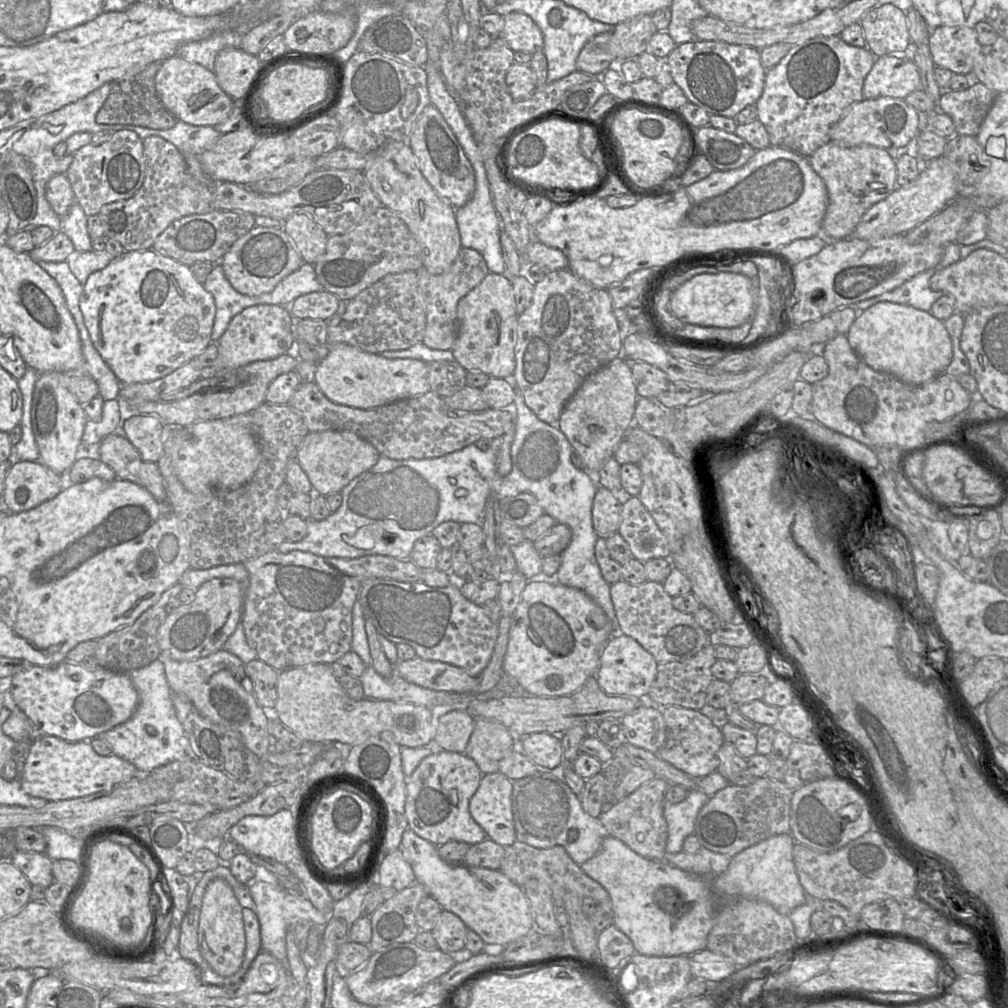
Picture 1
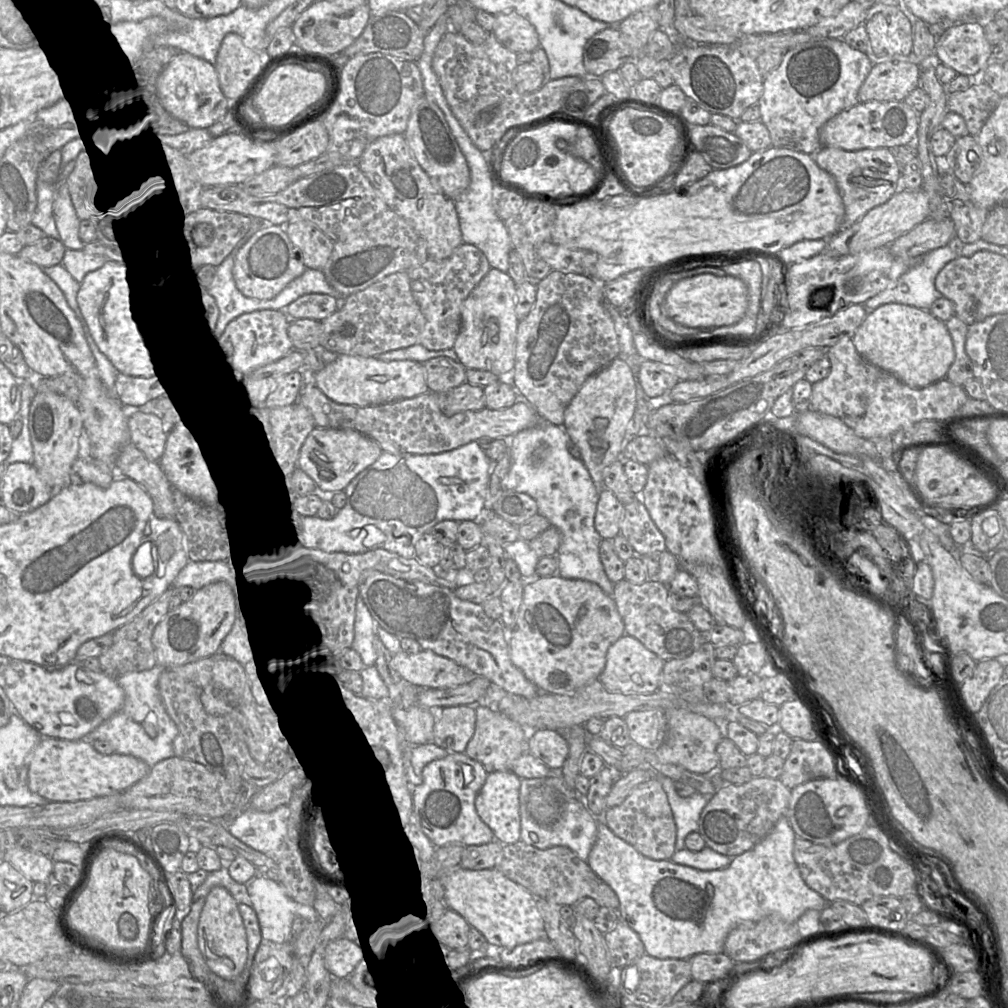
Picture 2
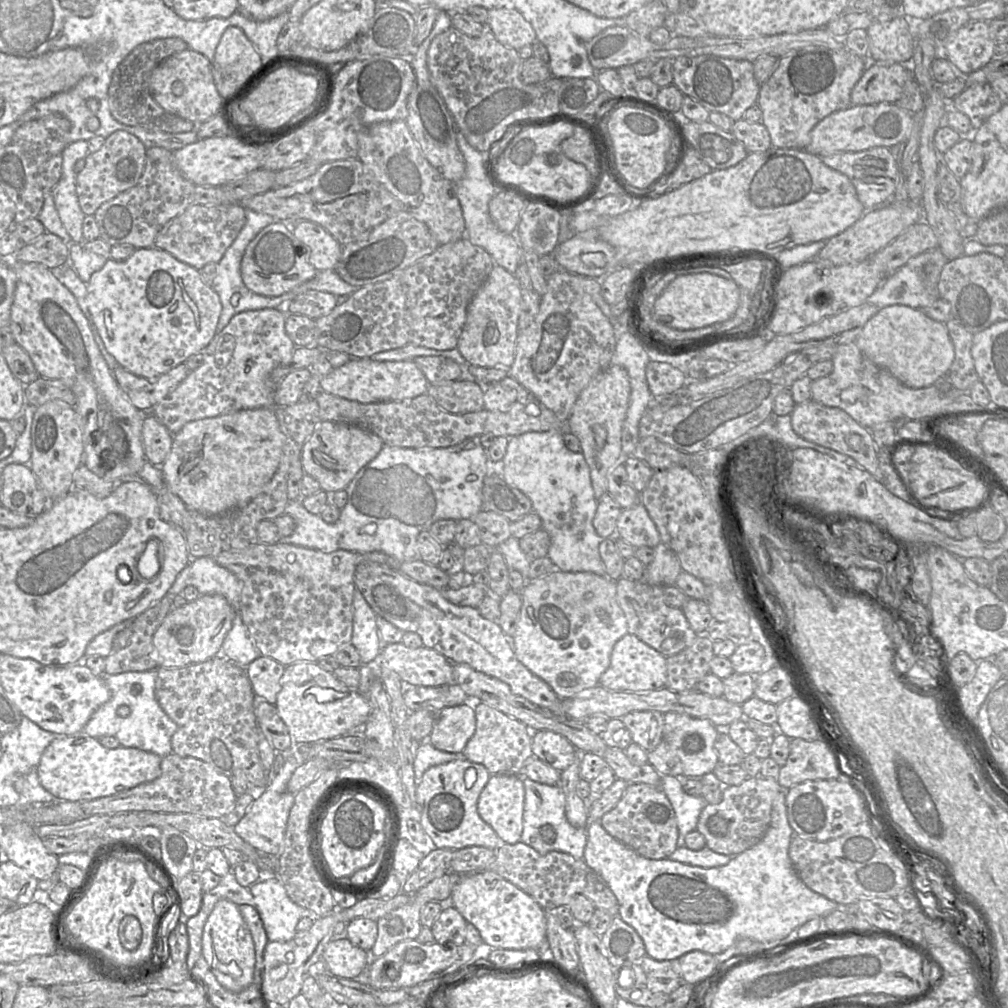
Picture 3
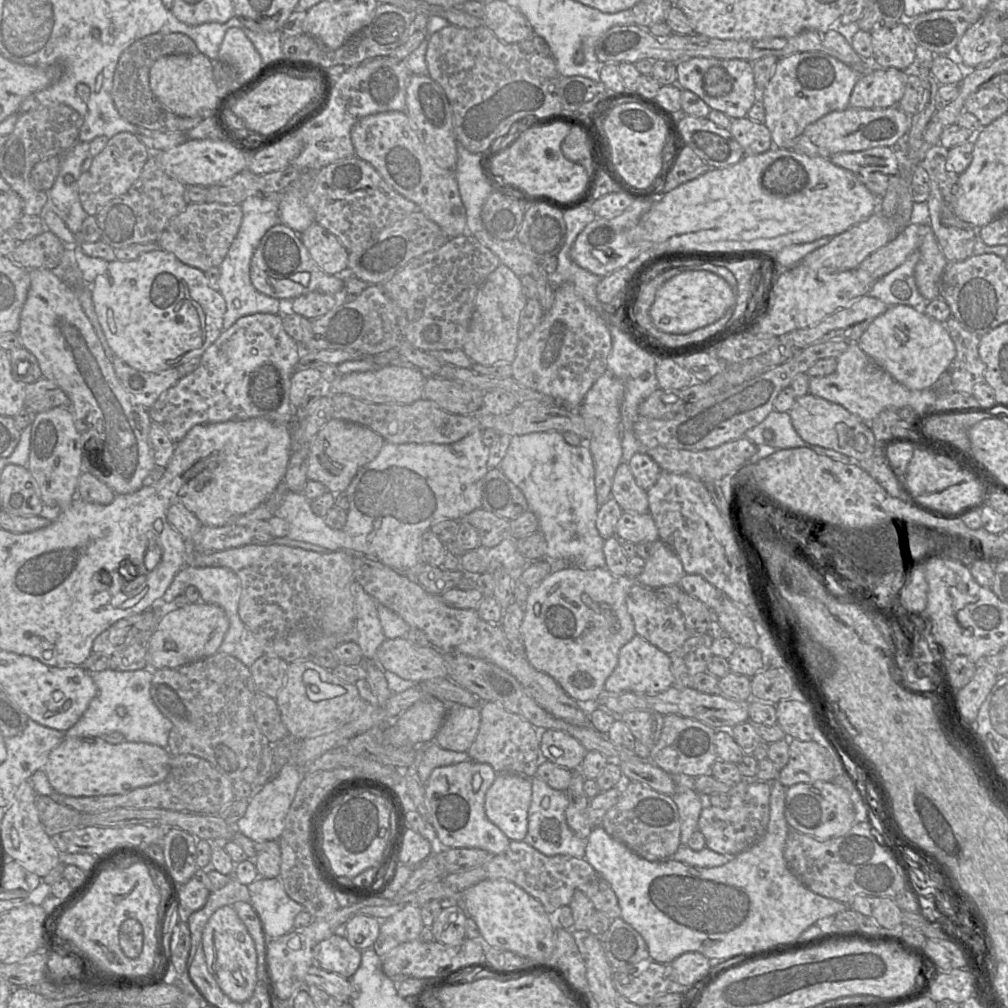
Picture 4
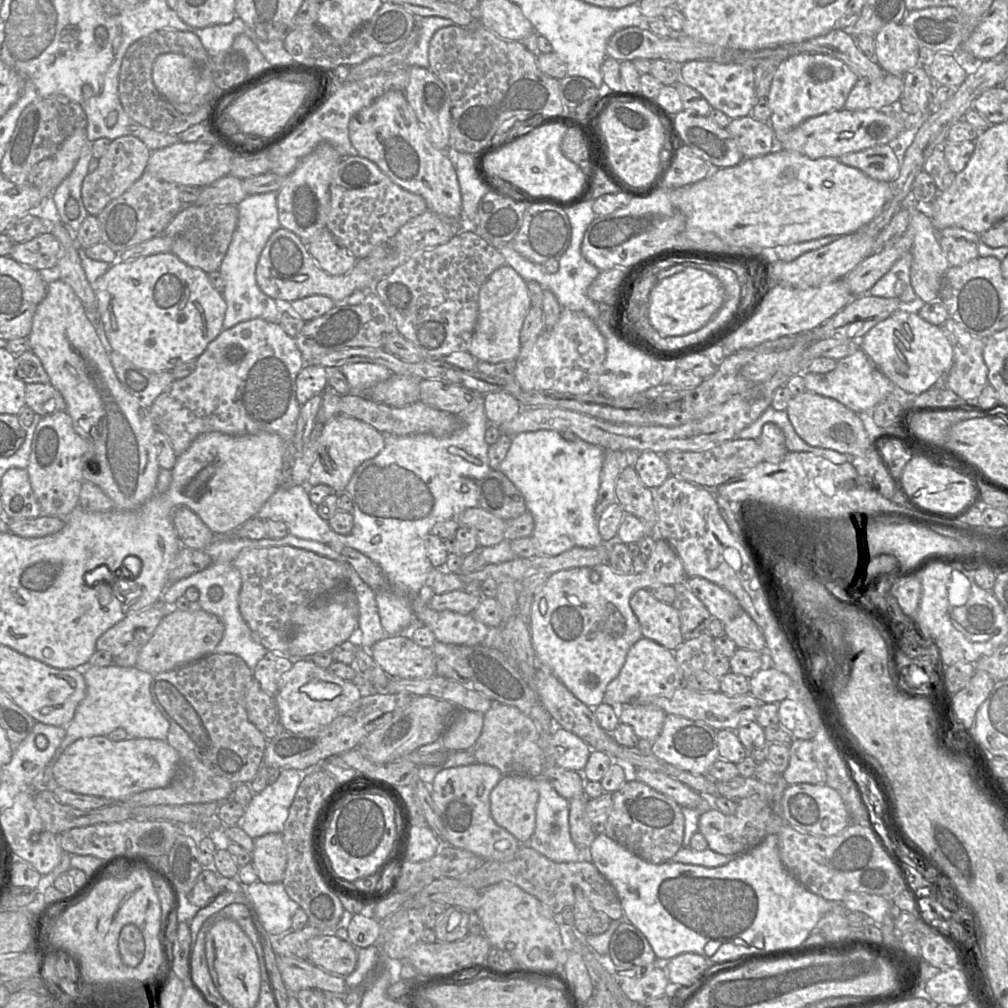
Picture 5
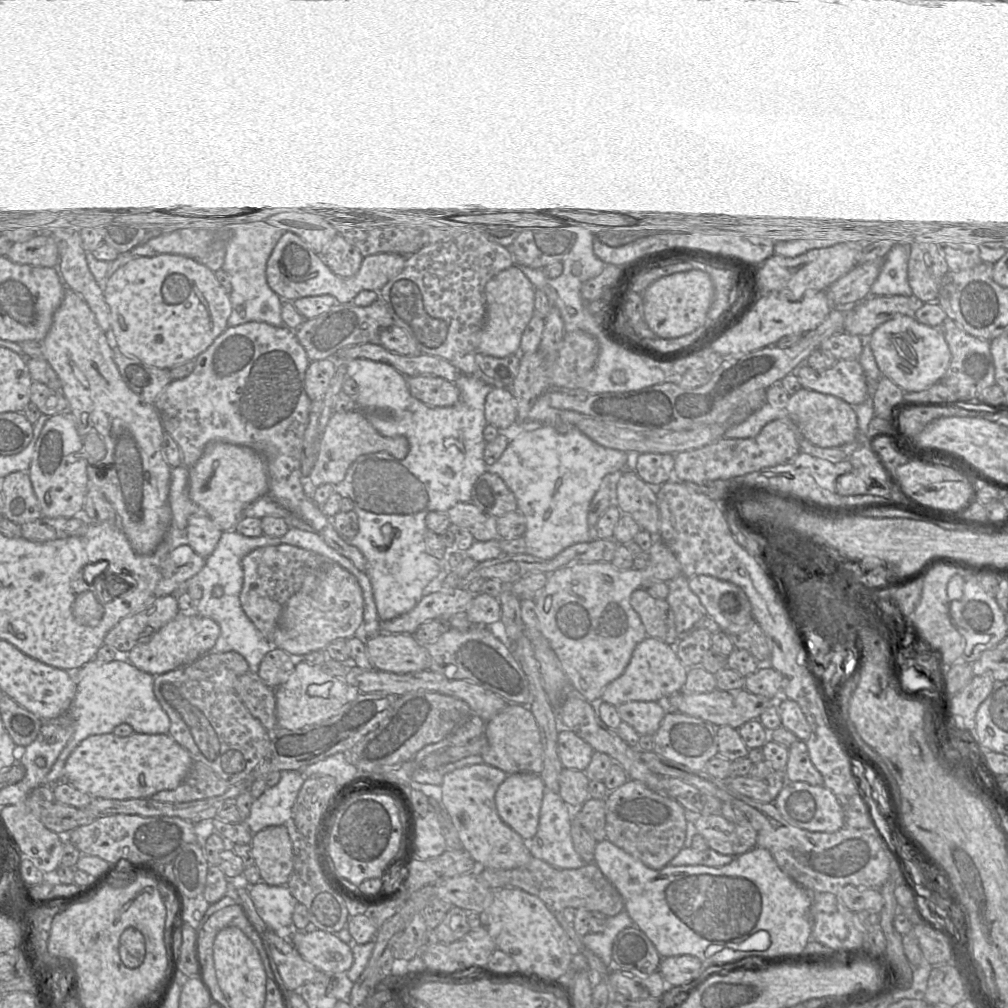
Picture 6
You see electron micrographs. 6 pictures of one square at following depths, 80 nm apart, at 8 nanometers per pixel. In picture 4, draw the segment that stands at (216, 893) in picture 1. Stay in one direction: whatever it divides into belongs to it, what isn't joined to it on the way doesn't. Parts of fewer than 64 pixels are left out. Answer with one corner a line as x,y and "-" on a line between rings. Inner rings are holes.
223,906
210,917
202,932
207,968
221,991
232,1001
249,1000
257,983
257,954
254,942
232,906

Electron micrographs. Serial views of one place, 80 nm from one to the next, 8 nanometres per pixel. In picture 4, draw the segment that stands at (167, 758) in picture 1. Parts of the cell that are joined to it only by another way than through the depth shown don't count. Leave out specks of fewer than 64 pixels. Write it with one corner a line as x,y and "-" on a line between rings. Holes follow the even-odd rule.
108,668
100,672
91,673
91,675
97,687
97,694
91,700
78,722
64,733
64,739
73,737
102,737
113,732
119,732
127,742
147,743
167,748
172,723
160,712
151,698
150,687
153,679
153,670
146,668
134,671
114,671
-
117,706
124,706
126,708
127,713
124,717
117,715

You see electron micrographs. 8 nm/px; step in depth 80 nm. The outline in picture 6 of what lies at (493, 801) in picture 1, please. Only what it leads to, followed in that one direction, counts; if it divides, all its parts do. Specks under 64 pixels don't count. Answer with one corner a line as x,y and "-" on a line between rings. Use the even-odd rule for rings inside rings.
517,773
507,775
495,793
500,818
526,841
536,835
545,790
539,774

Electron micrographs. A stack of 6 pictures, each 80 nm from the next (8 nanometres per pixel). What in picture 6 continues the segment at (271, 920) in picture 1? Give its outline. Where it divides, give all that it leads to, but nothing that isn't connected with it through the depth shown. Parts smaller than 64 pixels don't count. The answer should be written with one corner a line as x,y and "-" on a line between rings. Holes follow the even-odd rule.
260,882
246,887
256,911
270,930
276,932
299,931
293,929
292,914
298,901
286,886
270,886

